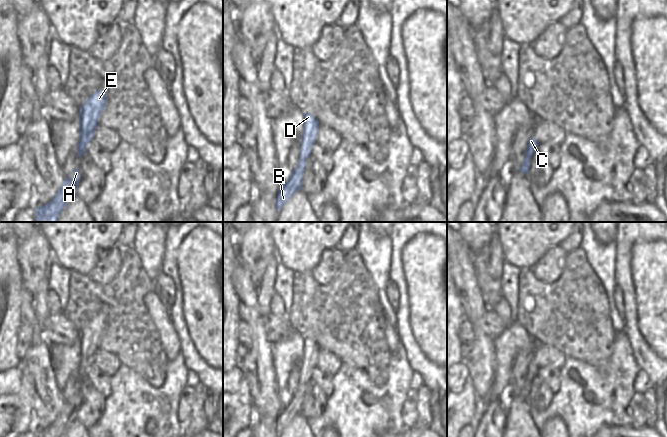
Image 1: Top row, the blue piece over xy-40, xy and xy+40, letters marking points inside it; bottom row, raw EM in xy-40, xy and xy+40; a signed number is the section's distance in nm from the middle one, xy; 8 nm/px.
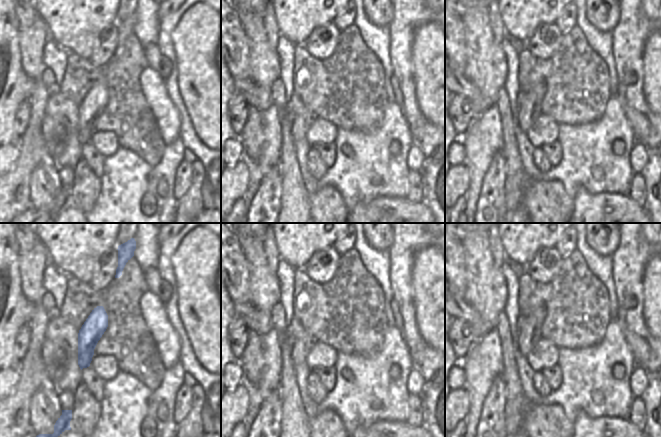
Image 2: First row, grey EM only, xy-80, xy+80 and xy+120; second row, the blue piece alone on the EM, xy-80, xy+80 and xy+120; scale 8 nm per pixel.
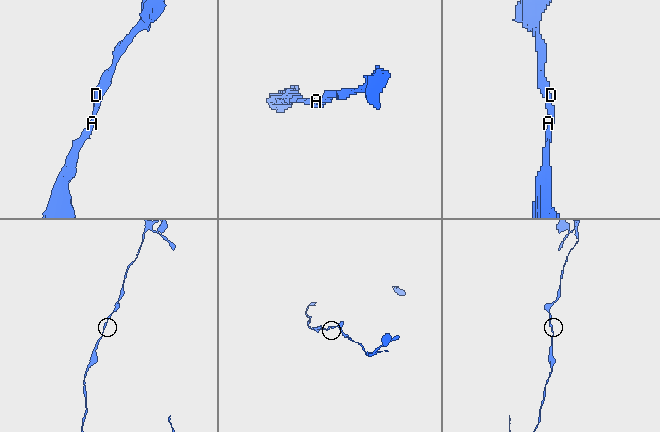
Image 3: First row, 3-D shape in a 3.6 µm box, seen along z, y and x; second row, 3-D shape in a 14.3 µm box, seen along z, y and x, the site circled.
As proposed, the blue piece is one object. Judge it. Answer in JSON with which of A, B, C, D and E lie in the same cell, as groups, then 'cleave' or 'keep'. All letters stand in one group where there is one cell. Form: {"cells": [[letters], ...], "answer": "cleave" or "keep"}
{"cells": [["A", "B", "C", "D", "E"]], "answer": "keep"}

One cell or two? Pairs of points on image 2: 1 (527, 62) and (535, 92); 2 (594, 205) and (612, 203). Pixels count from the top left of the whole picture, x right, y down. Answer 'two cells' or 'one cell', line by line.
1: two cells
2: one cell

